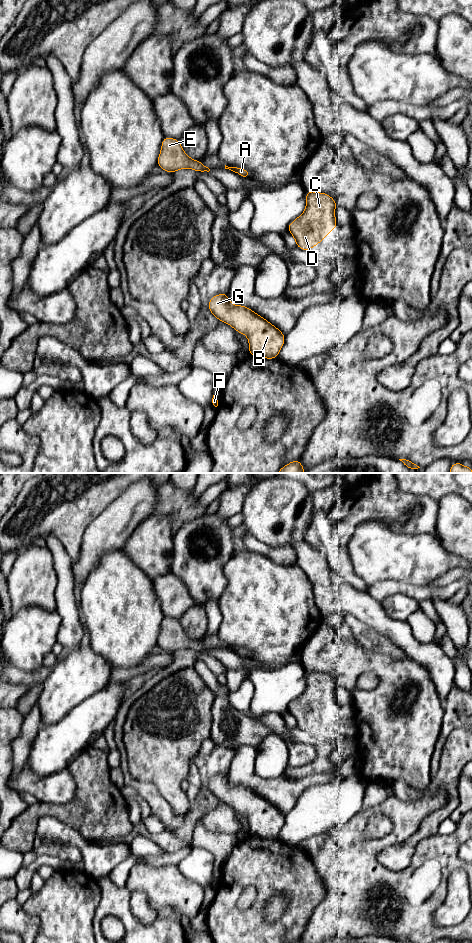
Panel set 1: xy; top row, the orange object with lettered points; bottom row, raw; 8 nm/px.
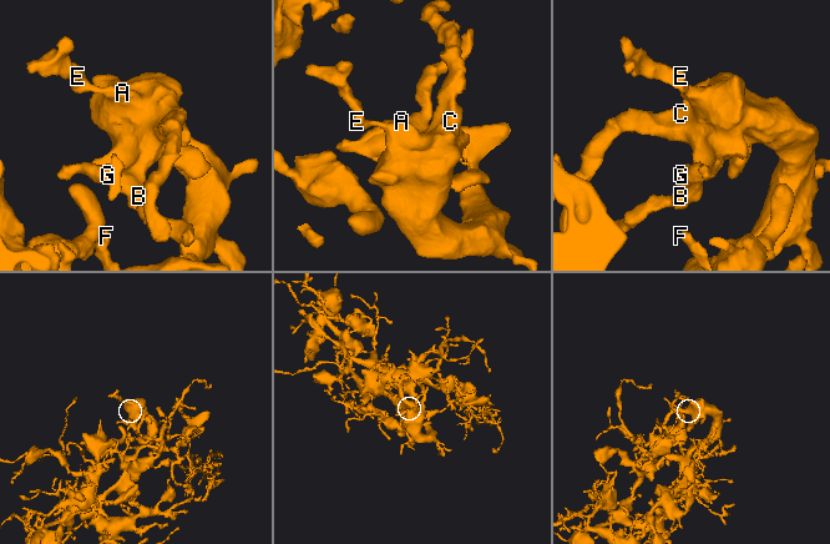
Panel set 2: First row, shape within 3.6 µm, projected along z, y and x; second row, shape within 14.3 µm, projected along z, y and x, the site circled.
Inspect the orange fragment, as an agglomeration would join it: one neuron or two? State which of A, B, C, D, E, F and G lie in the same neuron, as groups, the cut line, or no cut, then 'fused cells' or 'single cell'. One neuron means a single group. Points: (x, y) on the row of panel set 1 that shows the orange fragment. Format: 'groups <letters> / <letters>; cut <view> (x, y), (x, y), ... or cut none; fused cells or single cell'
groups A B C D E F G; cut none; single cell

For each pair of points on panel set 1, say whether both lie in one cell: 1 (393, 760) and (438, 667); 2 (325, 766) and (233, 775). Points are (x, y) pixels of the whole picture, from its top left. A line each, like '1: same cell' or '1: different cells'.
1: different cells
2: different cells

